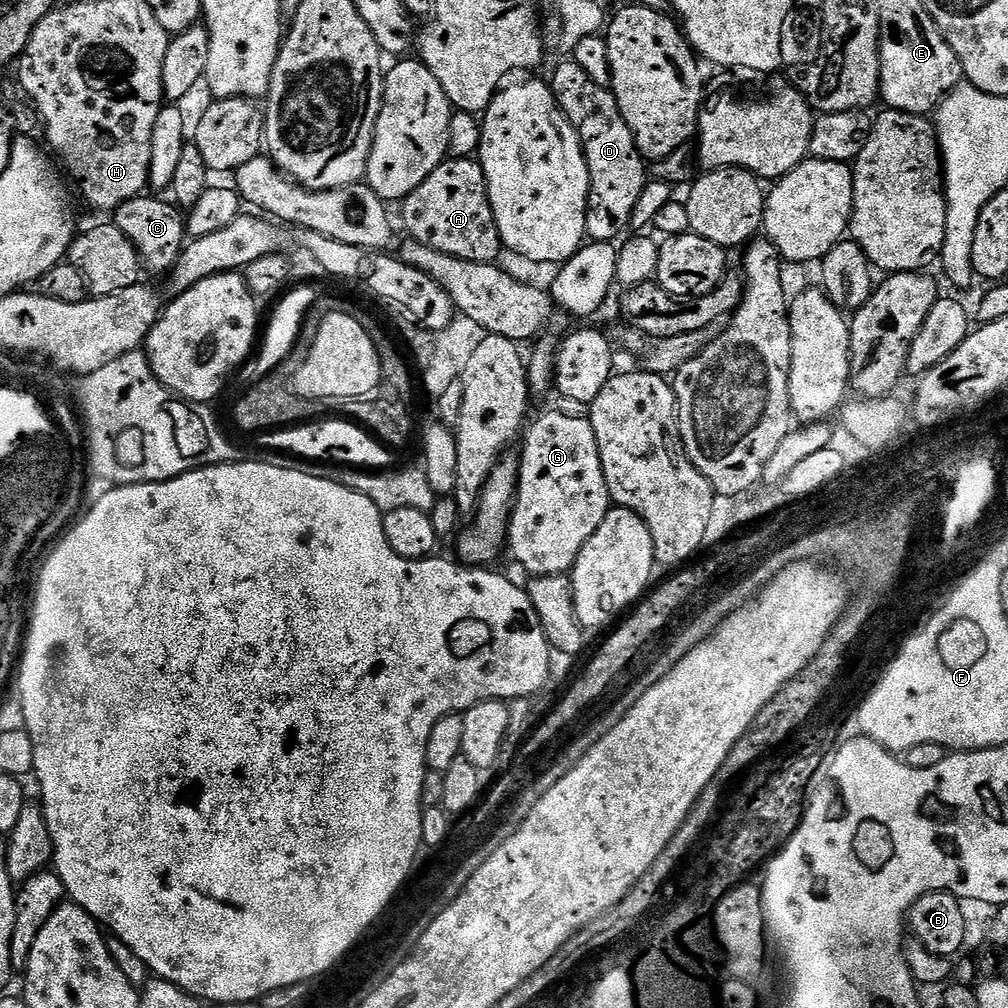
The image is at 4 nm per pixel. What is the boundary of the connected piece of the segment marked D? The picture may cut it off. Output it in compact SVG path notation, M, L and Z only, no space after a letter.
M571 62L558 65L552 72L550 87L556 96L556 105L564 111L565 121L578 134L590 174L592 191L588 194L587 239L592 242L619 241L625 235L623 232L629 231L632 211L634 206L638 206L638 197L642 195L646 183L646 161L634 142L634 134L630 130L630 126L626 126L626 118L622 118L622 114L618 110L616 96L609 89L598 86L598 82L591 80L583 72L582 66Z

